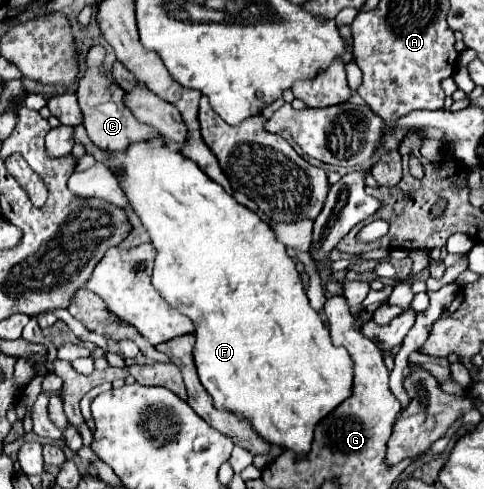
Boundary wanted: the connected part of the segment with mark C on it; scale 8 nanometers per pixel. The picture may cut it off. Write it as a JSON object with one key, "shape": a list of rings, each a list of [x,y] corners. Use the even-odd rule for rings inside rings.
{"shape":[[[95,45],[89,51],[89,55],[87,55],[87,73],[79,81],[79,91],[77,91],[77,99],[79,99],[83,117],[85,117],[83,125],[87,129],[89,139],[103,151],[123,151],[123,149],[127,149],[127,145],[131,145],[135,141],[163,139],[163,135],[157,129],[151,129],[149,125],[137,121],[133,117],[133,113],[123,105],[121,97],[125,95],[125,91],[101,73],[103,57],[105,57],[105,49],[101,45]]]}

